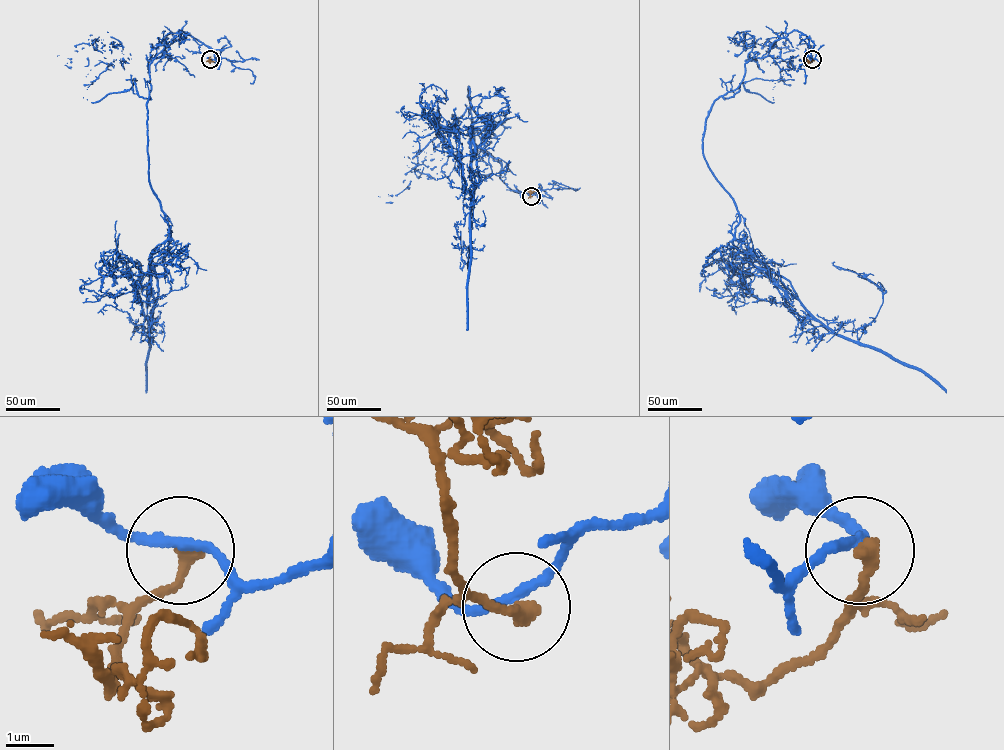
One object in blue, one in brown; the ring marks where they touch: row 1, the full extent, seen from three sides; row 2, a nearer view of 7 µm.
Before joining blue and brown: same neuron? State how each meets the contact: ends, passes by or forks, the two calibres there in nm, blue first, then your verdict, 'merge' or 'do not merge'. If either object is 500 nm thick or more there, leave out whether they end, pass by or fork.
blue passes by; brown ends there; 190 nm thick on the blue side, 320 nm on the other; do not merge

